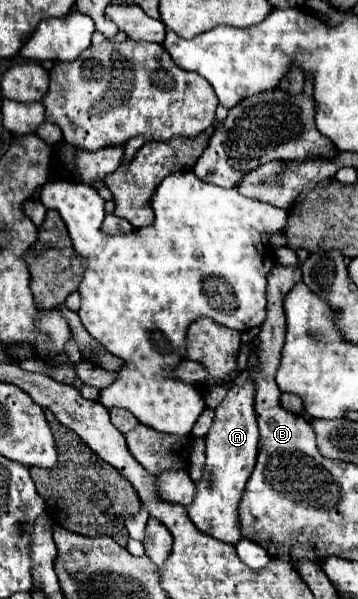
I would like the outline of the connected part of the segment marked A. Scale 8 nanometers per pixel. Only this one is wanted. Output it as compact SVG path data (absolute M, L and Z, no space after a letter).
M252 378L244 386L230 386L226 398L216 408L216 418L206 434L206 470L204 478L196 484L196 498L188 508L188 516L198 530L236 544L242 534L238 530L238 502L244 486L254 470L258 452L258 424L254 416L254 384Z

